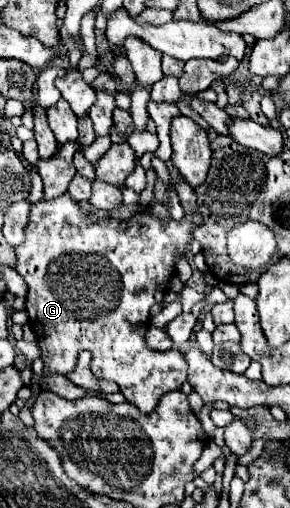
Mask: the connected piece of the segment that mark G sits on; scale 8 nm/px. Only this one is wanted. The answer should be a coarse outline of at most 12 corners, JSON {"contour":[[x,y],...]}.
{"contour":[[31,206],[17,272],[45,374],[91,372],[149,414],[179,350],[145,346],[201,224]]}

